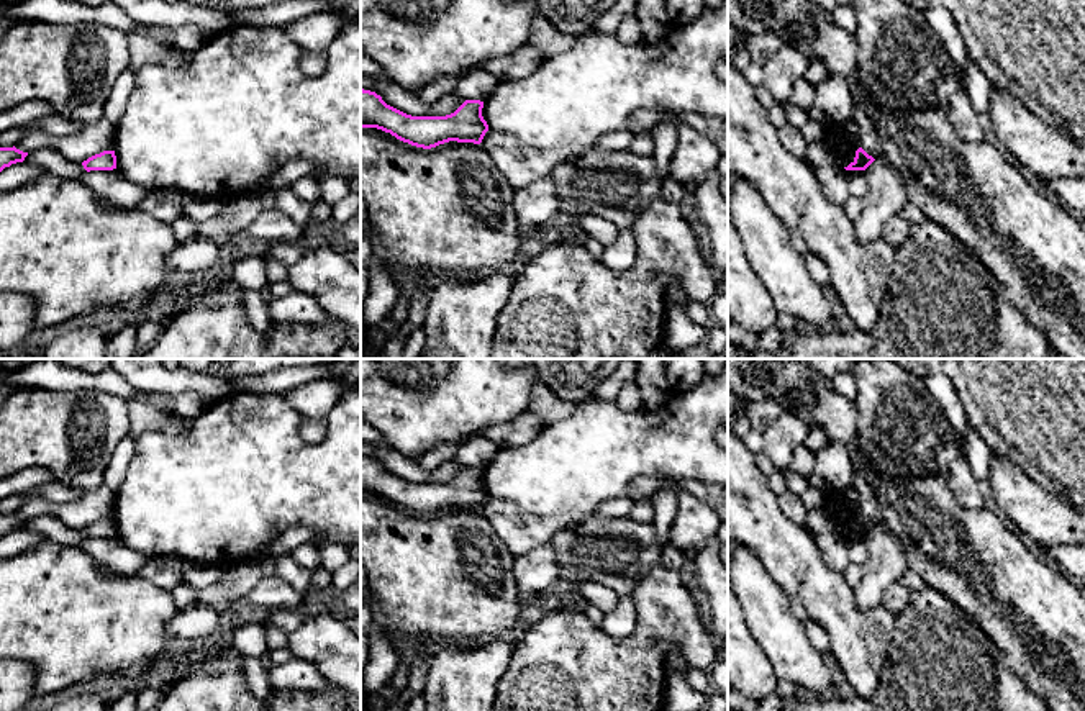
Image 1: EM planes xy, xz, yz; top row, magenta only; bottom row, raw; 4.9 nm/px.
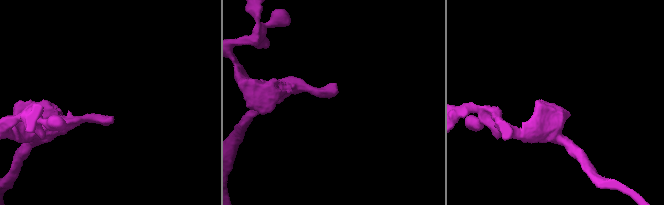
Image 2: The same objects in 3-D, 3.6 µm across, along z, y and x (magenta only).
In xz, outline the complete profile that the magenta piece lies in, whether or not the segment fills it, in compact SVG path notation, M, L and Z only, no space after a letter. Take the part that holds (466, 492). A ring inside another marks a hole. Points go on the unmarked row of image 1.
M361 455L361 495L382 496L423 516L449 508L480 511L488 498L482 475L483 469L465 467L446 483L411 483L387 472L375 459Z

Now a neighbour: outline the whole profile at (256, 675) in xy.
M243 657L241 668L252 696L264 700L272 695L269 672L262 667L259 659Z

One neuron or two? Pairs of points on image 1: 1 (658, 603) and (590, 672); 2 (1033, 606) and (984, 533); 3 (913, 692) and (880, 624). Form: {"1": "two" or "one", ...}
{"1": "one", "2": "one", "3": "two"}

